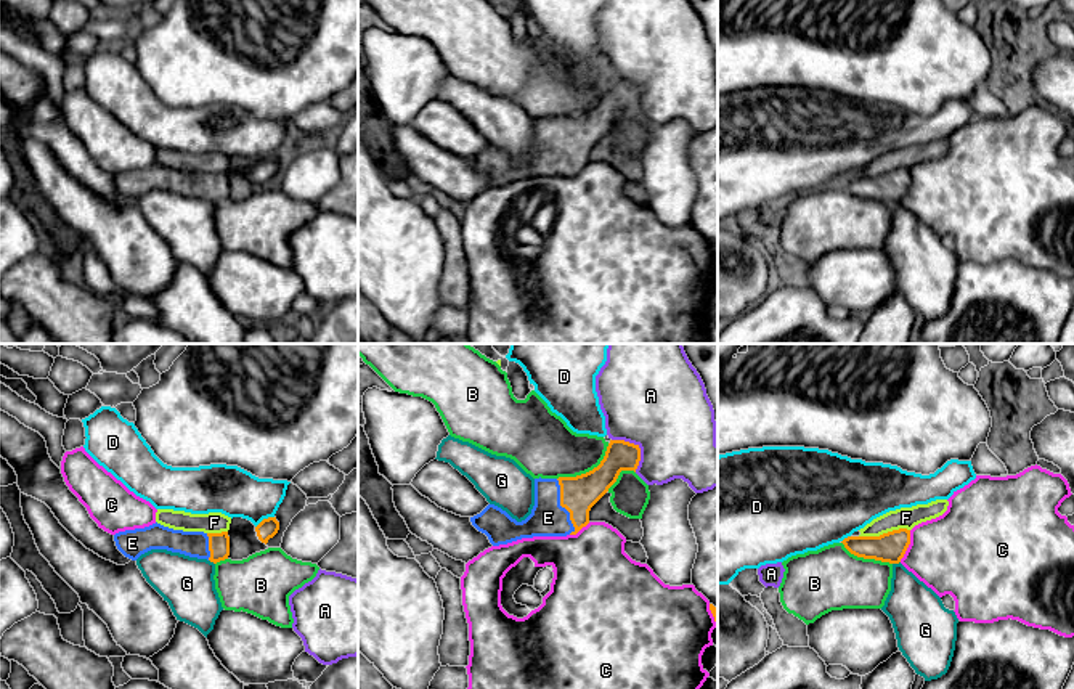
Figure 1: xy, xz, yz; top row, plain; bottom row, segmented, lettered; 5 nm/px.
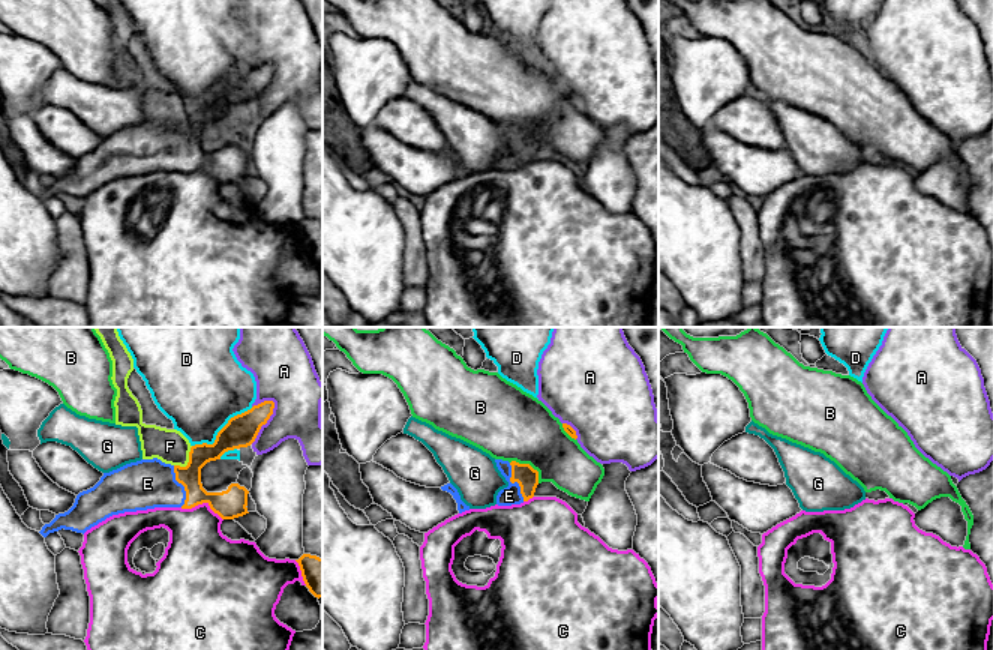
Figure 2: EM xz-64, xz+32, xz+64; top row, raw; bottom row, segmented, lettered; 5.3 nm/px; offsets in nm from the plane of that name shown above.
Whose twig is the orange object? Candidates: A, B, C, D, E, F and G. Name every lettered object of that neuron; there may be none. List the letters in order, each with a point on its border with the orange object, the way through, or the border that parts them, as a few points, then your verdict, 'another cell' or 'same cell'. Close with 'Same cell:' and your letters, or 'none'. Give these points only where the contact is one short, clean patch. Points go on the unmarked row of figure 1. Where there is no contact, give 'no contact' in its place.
A: xz (638, 87) | another cell
B: xz (589, 111) | another cell
C: yz (907, 187) | another cell
D: xy (264, 159) | another cell
E: xz (562, 146) | across xz (580, 134), (562, 146), (548, 158) | same cell
F: yz (883, 174) | another cell
G: yz (896, 203) | along yz (899, 201), (893, 204) | another cell
Same cell: E

